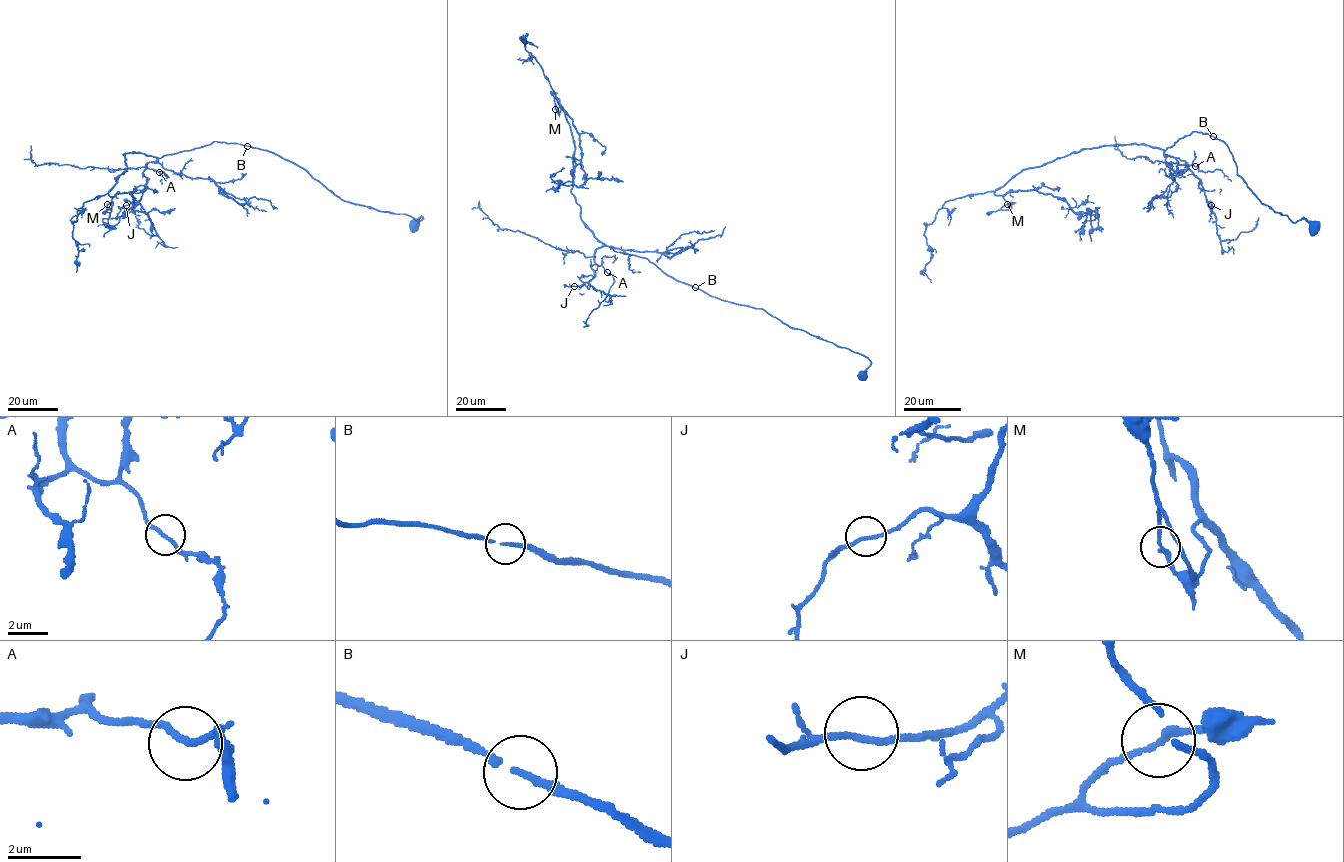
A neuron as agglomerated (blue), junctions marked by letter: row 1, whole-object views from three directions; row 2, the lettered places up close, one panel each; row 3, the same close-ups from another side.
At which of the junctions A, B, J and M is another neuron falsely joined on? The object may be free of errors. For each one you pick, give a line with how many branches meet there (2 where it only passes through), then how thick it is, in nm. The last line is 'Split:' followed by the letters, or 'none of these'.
Split: none of these

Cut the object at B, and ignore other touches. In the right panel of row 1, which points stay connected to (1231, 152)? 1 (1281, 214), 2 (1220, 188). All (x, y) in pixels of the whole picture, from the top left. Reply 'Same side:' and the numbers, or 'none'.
Same side: 1

